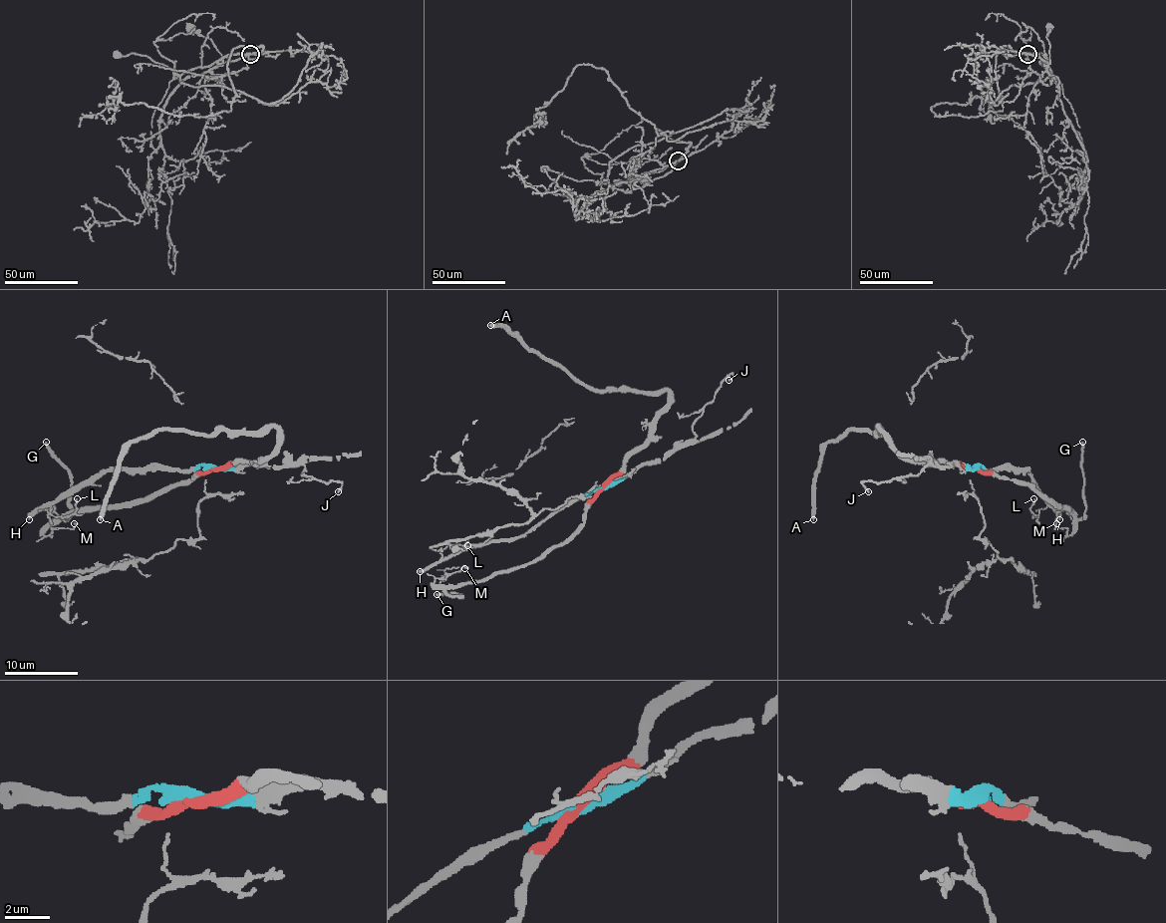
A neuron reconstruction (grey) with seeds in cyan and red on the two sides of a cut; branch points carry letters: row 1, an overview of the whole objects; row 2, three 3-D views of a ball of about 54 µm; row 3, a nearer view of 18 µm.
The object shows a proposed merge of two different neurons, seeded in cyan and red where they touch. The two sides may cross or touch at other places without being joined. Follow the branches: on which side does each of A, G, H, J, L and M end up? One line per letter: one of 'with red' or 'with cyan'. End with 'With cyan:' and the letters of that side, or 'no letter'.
A: with red
G: with red
H: with cyan
J: with cyan
L: with cyan
M: with red
With cyan: H, J, L

